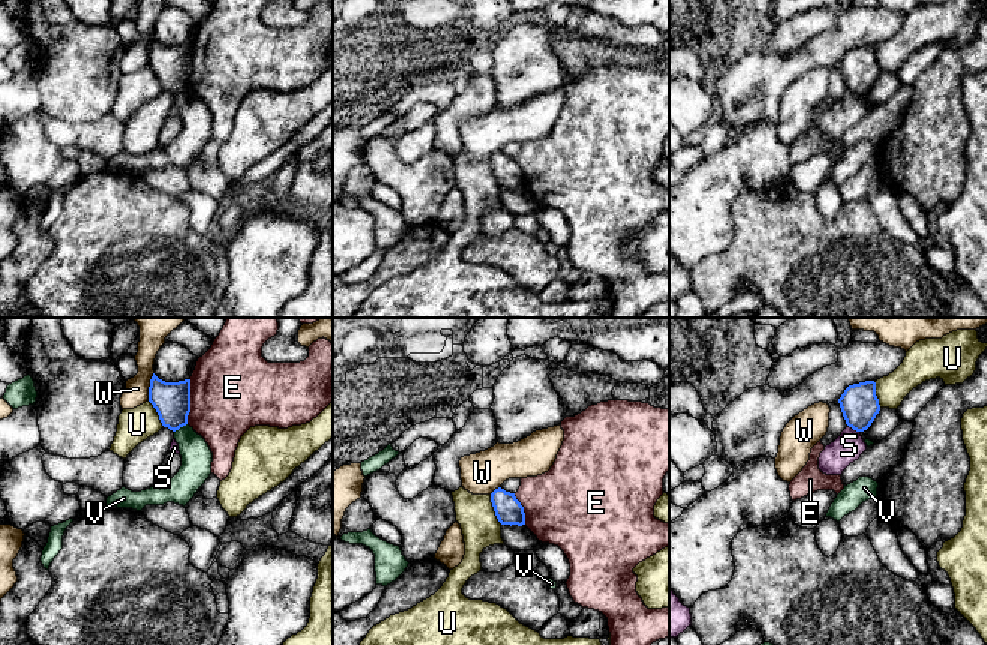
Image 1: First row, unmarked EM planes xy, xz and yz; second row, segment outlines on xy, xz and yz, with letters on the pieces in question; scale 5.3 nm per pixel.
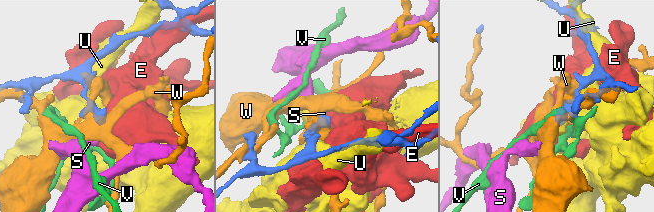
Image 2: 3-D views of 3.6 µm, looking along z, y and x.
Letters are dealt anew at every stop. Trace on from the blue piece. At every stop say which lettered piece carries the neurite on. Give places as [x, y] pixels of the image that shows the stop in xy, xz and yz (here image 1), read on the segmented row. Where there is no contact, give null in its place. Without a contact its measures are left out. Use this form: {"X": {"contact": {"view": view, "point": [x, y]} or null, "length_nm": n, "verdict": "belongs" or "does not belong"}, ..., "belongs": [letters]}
{"E": {"contact": {"view": "xy", "point": [189, 402]}, "length_nm": 240, "verdict": "does not belong"}, "S": {"contact": {"view": "yz", "point": [854, 429]}, "length_nm": 80, "verdict": "does not belong"}, "U": {"contact": {"view": "xz", "point": [494, 510]}, "length_nm": 170, "verdict": "does not belong"}, "V": {"contact": {"view": "xy", "point": [180, 426]}, "length_nm": 90, "verdict": "does not belong"}, "W": {"contact": {"view": "xy", "point": [150, 386]}, "length_nm": 160, "verdict": "does not belong"}, "belongs": []}

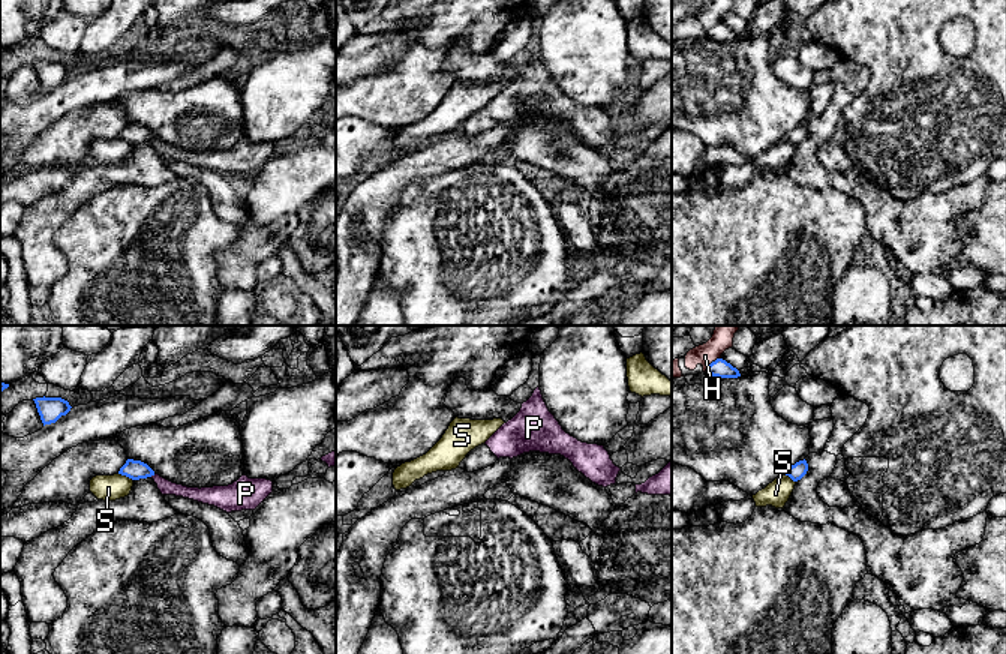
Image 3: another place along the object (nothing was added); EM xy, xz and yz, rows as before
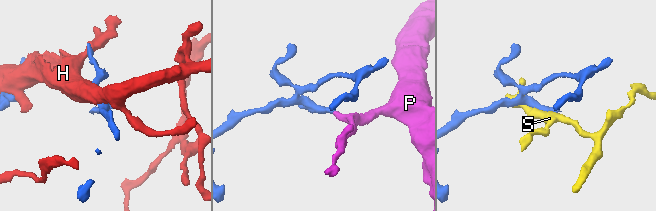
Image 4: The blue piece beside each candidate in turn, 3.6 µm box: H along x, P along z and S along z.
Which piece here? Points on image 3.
{"H": {"contact": {"view": "yz", "point": [711, 363]}, "length_nm": 120, "verdict": "does not belong"}, "P": {"contact": {"view": "xy", "point": [152, 474]}, "length_nm": 30, "verdict": "belongs"}, "S": {"contact": {"view": "xy", "point": [126, 476]}, "length_nm": 90, "verdict": "does not belong"}, "belongs": ["P"]}

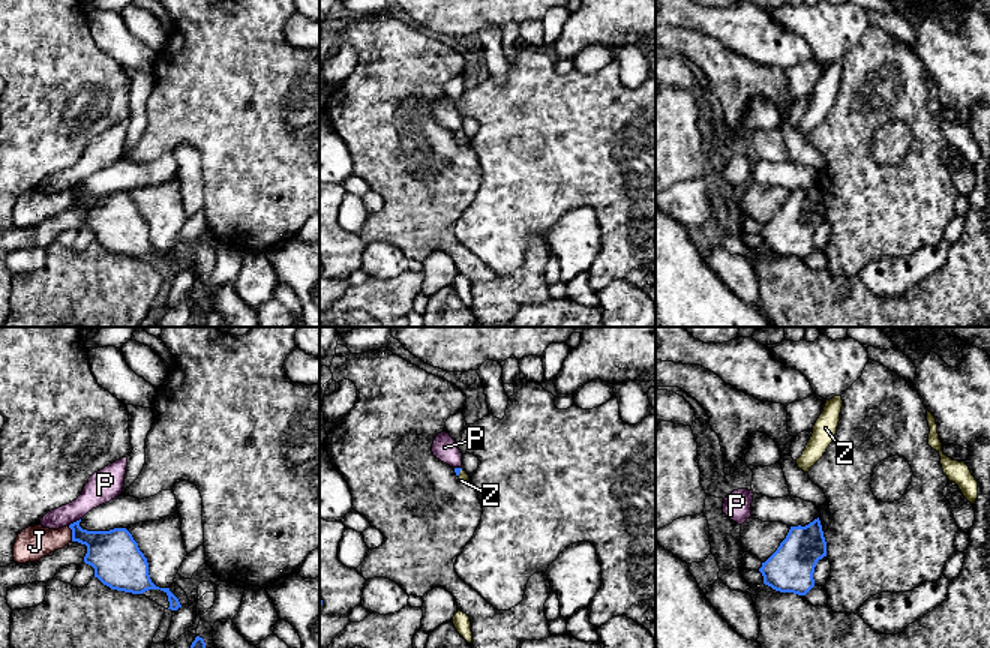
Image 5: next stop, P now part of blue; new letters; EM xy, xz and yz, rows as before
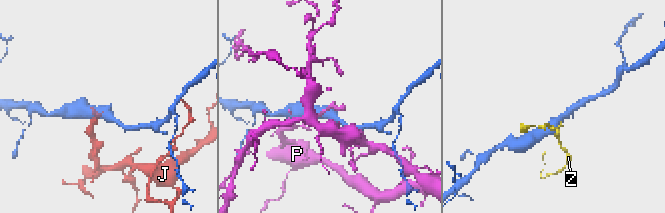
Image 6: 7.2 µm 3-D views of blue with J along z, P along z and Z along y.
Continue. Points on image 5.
{"J": {"contact": {"view": "xy", "point": [72, 533]}, "length_nm": 90, "verdict": "does not belong"}, "P": {"contact": {"view": "xy", "point": [74, 522]}, "length_nm": 80, "verdict": "does not belong"}, "Z": {"contact": {"view": "xz", "point": [459, 471]}, "length_nm": 50, "verdict": "belongs"}, "belongs": ["Z"]}

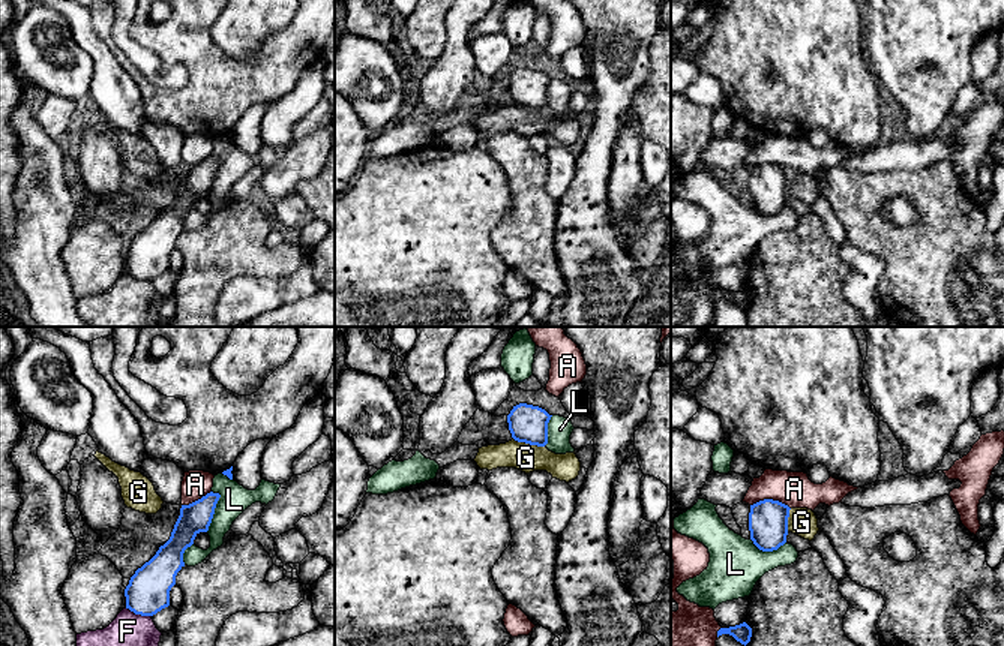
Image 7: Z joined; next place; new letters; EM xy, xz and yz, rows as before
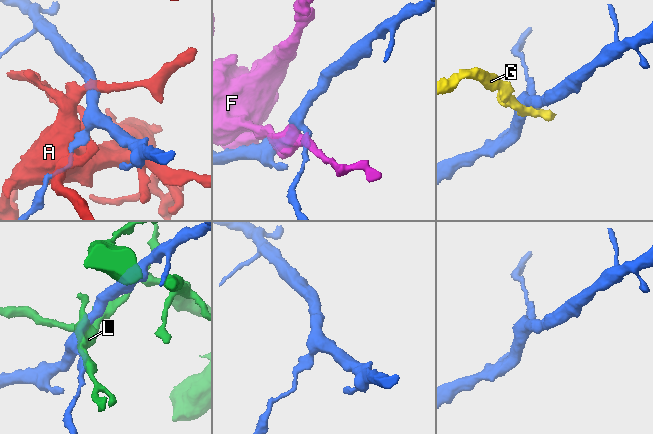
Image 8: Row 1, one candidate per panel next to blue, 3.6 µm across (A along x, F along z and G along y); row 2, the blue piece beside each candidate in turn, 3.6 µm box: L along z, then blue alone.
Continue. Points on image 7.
{"A": {"contact": {"view": "yz", "point": [770, 499]}, "length_nm": 220, "verdict": "does not belong"}, "F": {"contact": {"view": "xy", "point": [138, 613]}, "length_nm": 150, "verdict": "does not belong"}, "G": {"contact": {"view": "xz", "point": [530, 444]}, "length_nm": 180, "verdict": "does not belong"}, "L": {"contact": {"view": "xy", "point": [213, 510]}, "length_nm": 220, "verdict": "does not belong"}, "belongs": []}

